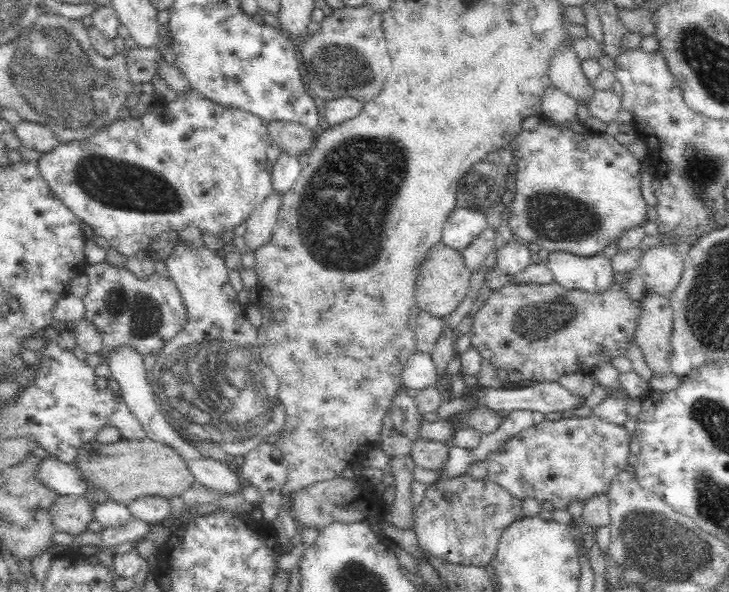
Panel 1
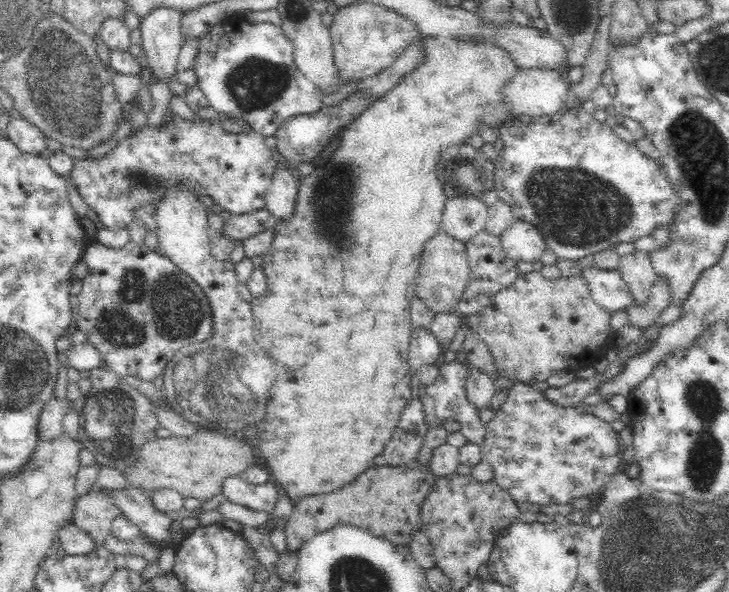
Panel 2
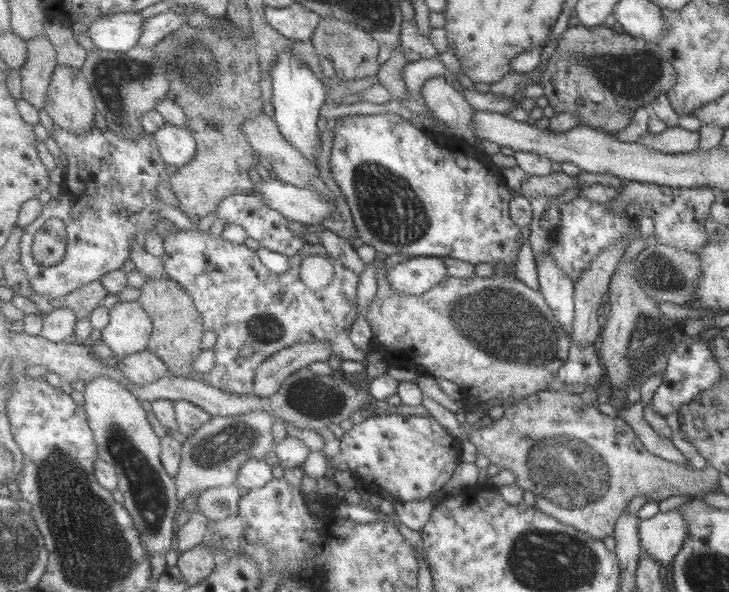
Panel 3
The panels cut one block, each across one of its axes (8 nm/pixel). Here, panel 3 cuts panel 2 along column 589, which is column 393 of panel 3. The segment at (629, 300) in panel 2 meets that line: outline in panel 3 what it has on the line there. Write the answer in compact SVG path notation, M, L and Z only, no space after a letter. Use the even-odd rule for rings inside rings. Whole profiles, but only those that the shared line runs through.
M410 257L387 270L393 289L404 296L422 296L448 275L444 257Z

